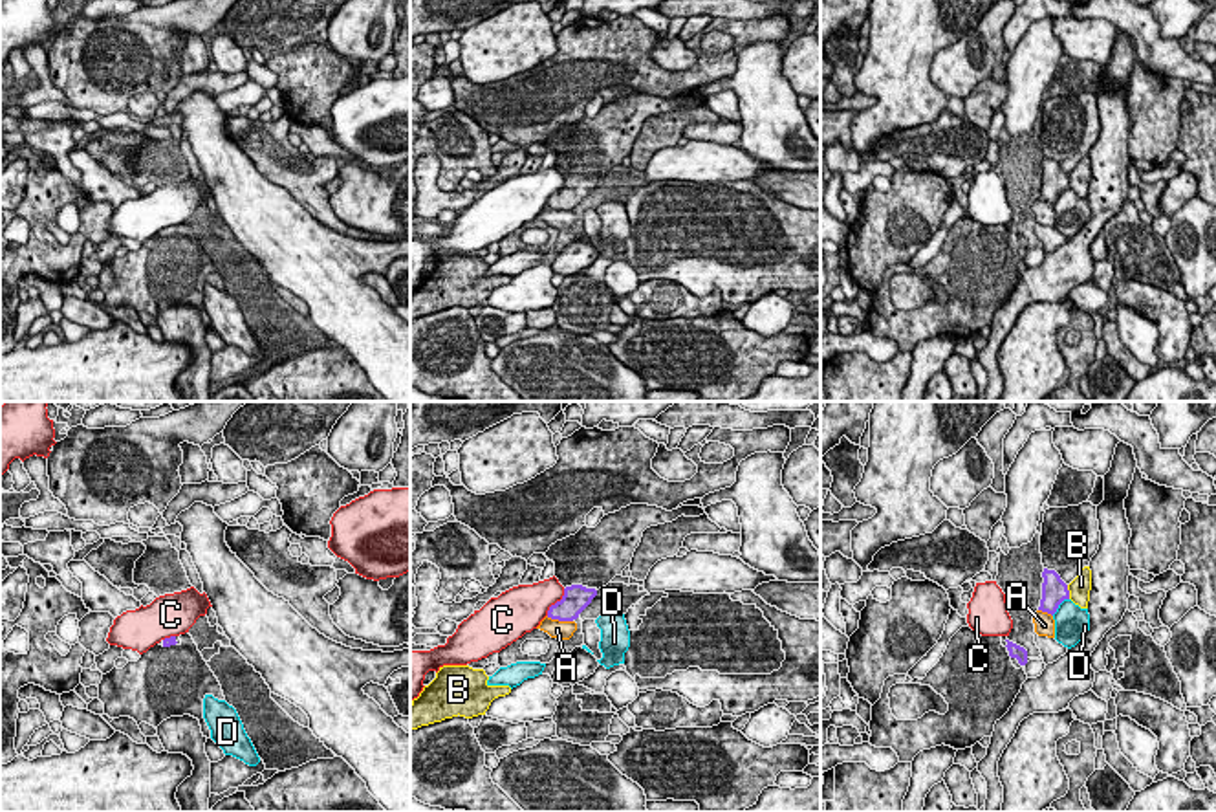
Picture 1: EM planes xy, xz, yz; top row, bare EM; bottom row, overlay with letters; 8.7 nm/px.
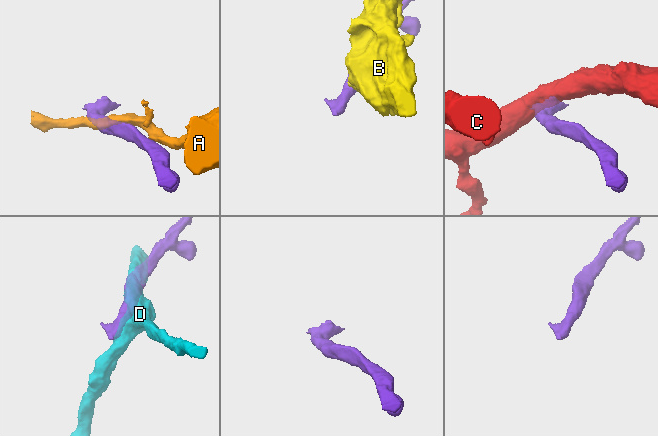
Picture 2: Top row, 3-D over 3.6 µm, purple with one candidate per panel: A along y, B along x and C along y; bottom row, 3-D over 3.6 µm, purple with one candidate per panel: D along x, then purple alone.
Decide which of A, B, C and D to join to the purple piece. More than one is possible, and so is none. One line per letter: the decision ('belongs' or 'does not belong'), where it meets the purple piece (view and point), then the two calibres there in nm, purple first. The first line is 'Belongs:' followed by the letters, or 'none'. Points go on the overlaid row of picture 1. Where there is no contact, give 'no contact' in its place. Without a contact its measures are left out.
Belongs: none
A: does not belong; meets purple in xz at (559, 620); 240 nm thick on the purple side, 160 nm on the other
B: does not belong; meets purple in yz at (1068, 592); 220 nm thick on the purple side, 190 nm on the other
C: does not belong; meets purple in xz at (557, 602); 240 nm thick on the purple side, 340 nm on the other
D: does not belong; meets purple in yz at (1059, 603); 220 nm thick on the purple side, 300 nm on the other

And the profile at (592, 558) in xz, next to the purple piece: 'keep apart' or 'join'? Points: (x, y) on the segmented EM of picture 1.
join

